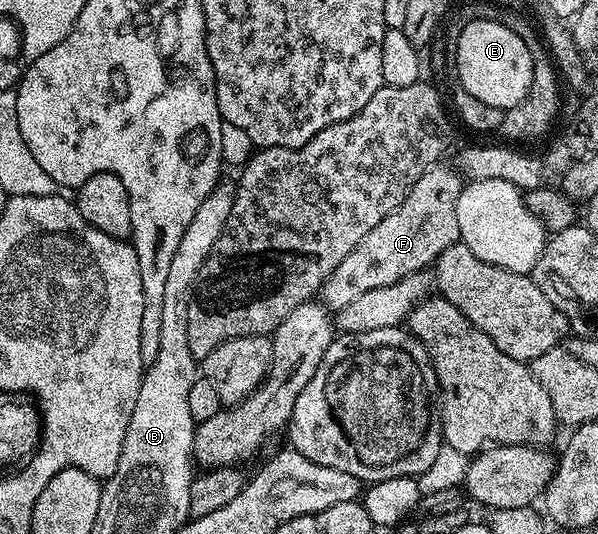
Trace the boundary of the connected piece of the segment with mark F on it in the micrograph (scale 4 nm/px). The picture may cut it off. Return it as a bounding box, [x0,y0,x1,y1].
[318,164,466,311]

